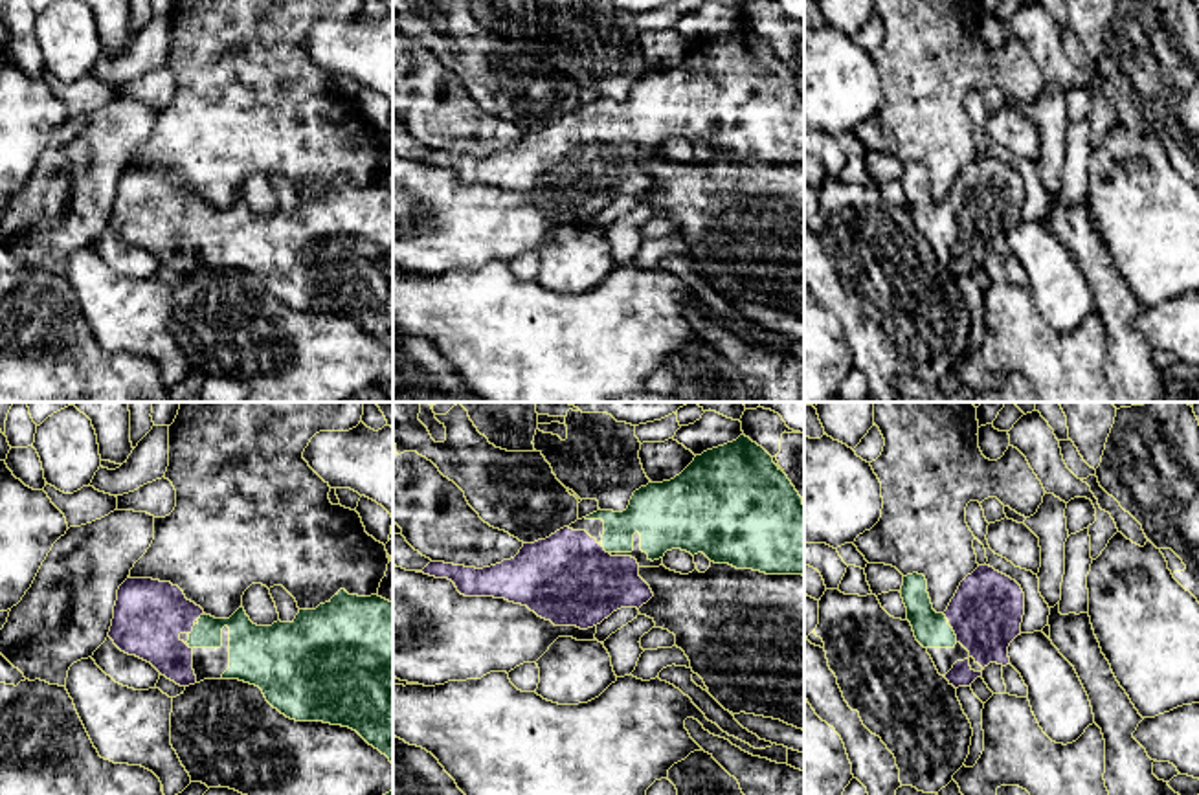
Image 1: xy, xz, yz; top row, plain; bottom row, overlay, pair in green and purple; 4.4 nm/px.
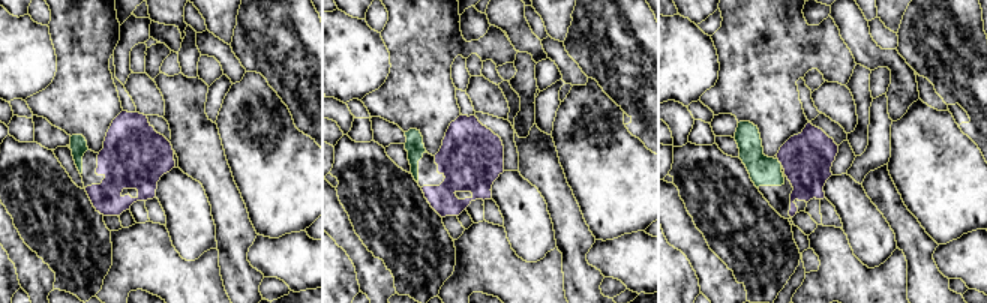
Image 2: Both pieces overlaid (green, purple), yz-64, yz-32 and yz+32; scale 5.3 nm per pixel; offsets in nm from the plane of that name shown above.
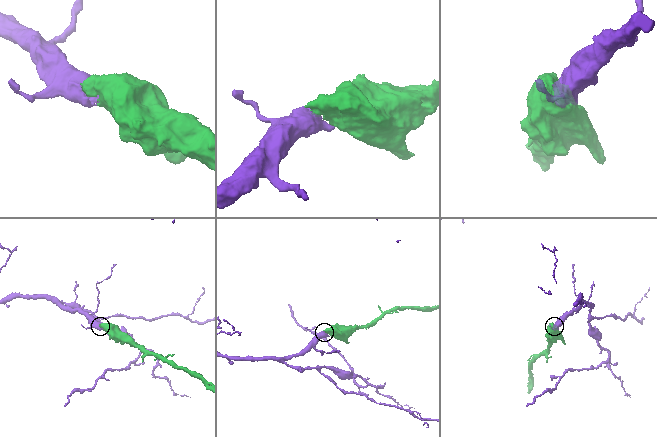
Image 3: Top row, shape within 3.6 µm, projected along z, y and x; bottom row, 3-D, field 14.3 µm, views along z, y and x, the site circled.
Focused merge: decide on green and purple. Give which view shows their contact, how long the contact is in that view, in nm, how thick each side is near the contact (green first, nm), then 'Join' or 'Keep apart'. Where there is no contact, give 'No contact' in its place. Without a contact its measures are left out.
Touches green in yz. Shared border 90 nm. Thickness 160 nm (green) against 320 nm. Join

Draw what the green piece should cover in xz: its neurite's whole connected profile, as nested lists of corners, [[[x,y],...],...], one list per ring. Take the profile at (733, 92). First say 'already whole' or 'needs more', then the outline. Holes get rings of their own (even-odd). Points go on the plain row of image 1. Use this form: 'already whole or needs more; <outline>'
needs more; [[[749,26],[696,44],[674,68],[648,72],[633,81],[622,101],[597,99],[545,129],[523,132],[520,141],[501,152],[476,158],[444,151],[430,151],[422,160],[435,167],[448,167],[465,185],[494,185],[527,195],[538,206],[555,215],[593,217],[621,196],[641,196],[654,182],[639,165],[641,156],[663,154],[667,140],[681,138],[692,145],[703,141],[714,152],[729,152],[736,158],[753,158],[766,163],[804,165],[804,92],[788,64],[773,51],[773,46]]]

